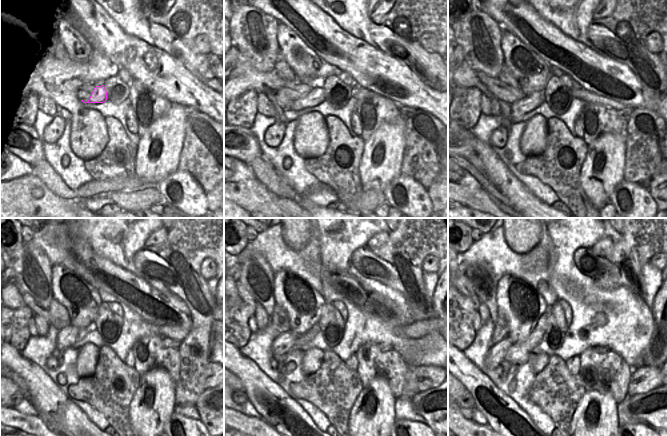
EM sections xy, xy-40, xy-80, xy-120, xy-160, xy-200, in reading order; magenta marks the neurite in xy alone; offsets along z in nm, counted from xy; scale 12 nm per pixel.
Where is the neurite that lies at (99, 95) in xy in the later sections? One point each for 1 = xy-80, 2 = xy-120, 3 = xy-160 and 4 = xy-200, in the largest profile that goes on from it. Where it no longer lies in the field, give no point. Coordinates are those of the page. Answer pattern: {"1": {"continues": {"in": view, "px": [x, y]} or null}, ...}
{"1": {"continues": {"in": "xy-80", "px": [518, 109]}}, "2": {"continues": {"in": "xy-120", "px": [66, 337]}}, "3": {"continues": {"in": "xy-160", "px": [284, 342]}}, "4": {"continues": {"in": "xy-200", "px": [501, 348]}}}

